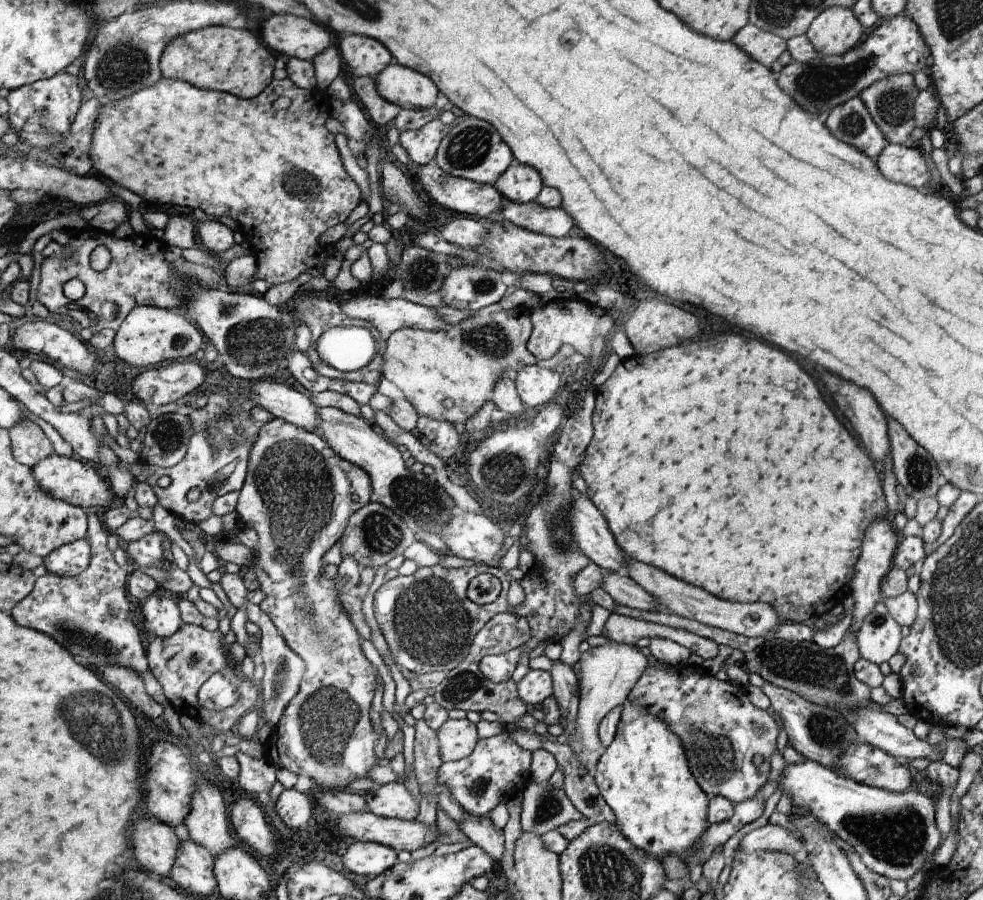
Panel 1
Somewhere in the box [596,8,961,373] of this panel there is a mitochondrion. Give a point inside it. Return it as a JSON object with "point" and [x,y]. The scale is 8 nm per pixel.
{"point":[827,82]}

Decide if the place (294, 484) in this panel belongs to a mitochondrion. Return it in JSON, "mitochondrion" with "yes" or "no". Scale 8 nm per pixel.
{"mitochondrion":"yes"}

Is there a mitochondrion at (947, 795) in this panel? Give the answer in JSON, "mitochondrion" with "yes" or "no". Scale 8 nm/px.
{"mitochondrion":"no"}

